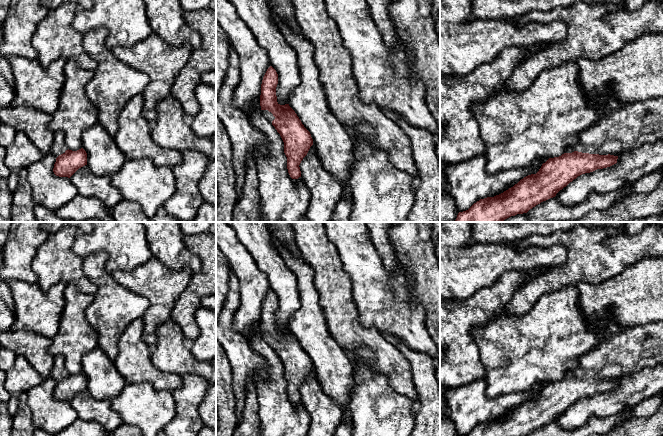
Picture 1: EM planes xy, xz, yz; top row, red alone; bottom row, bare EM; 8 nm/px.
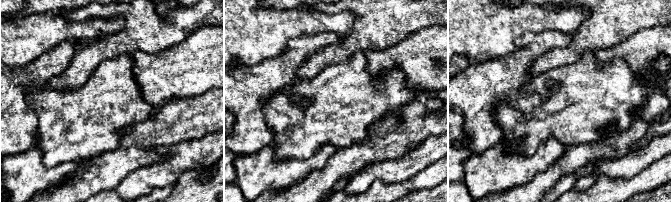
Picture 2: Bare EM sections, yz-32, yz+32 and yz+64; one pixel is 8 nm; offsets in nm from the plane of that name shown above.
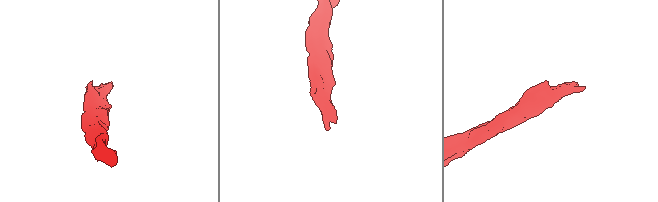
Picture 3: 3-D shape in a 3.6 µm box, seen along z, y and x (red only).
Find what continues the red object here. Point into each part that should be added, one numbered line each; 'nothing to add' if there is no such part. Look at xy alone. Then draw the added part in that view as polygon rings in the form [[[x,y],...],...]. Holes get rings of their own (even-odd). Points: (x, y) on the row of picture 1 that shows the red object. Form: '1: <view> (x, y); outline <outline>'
1: xy (58, 147); outline [[[62,131],[54,132],[53,142],[50,148],[50,153],[56,157],[65,153],[68,147],[65,142],[65,134]]]

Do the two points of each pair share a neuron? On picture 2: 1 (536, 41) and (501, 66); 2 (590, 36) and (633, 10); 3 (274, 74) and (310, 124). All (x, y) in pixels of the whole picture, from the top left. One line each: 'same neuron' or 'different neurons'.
1: same neuron
2: same neuron
3: different neurons

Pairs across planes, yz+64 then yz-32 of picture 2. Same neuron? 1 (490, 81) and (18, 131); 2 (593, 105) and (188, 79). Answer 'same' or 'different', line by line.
1: same
2: different

